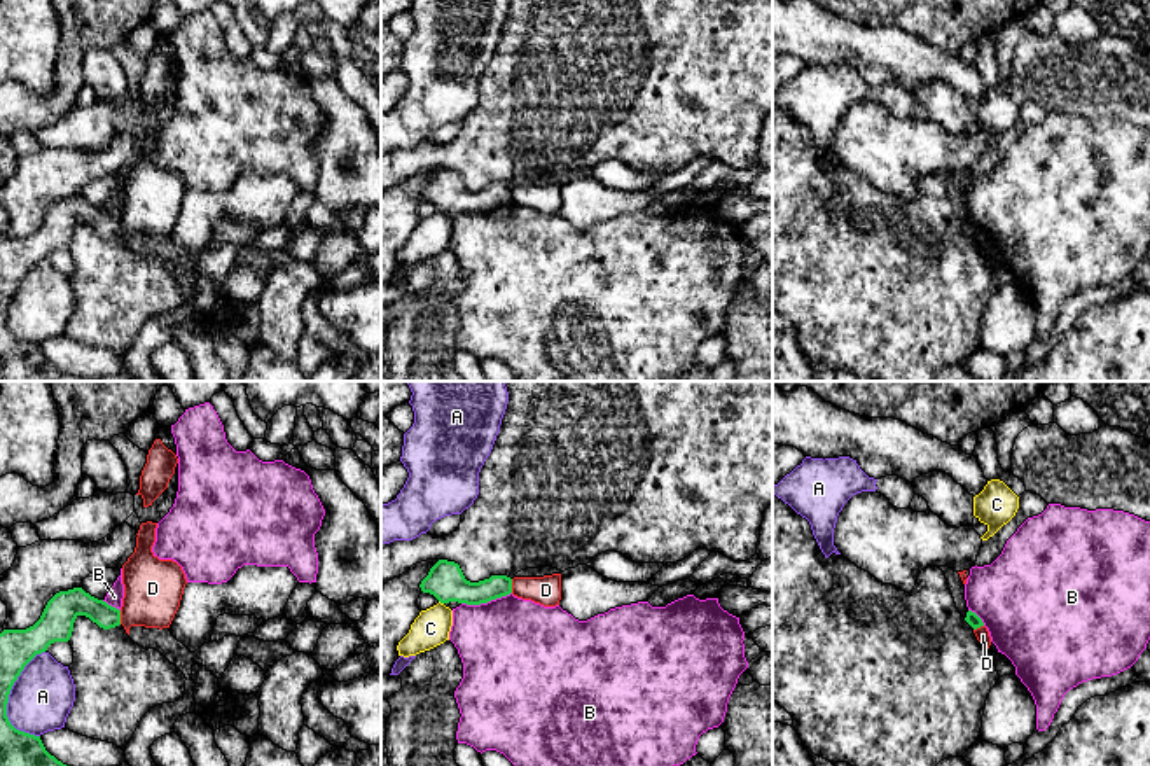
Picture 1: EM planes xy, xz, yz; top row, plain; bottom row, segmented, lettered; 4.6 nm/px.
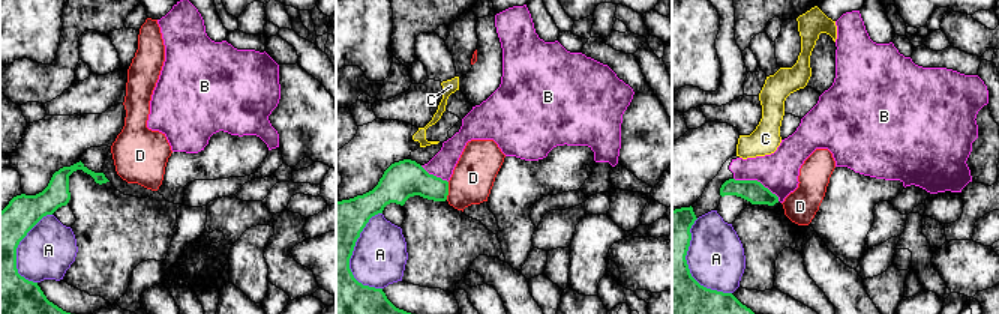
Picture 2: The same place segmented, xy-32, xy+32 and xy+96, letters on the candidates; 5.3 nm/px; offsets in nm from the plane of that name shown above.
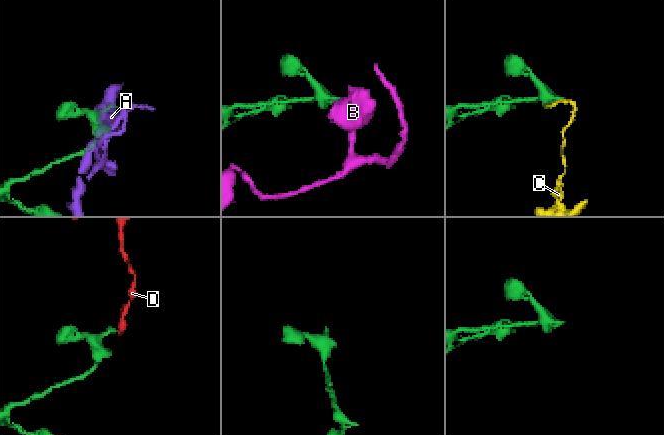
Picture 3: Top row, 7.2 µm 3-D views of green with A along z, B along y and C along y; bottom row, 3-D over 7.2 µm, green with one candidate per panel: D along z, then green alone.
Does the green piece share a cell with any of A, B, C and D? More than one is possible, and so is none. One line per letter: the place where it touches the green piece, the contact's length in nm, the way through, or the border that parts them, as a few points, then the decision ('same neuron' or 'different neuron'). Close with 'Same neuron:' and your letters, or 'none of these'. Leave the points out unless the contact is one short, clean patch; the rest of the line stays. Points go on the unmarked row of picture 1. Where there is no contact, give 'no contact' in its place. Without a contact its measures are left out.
A: xy (7, 306) | 400 nm | different neuron
B: xz (486, 210) | 240 nm | along xz (511, 200), (486, 210), (462, 212) | different neuron
C: xz (441, 210) | 30 nm | different neuron
D: xy (119, 226) | 60 nm | along xy (119, 219), (121, 231) | different neuron
Same neuron: none of these

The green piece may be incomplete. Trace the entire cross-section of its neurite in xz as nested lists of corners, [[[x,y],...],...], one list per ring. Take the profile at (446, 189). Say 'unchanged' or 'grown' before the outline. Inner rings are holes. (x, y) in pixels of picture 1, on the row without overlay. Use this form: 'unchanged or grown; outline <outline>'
unchanged; outline [[[439,168],[419,196],[423,201],[433,203],[440,212],[481,213],[510,203],[512,187],[507,184],[491,184],[489,187],[470,191],[458,171]]]

